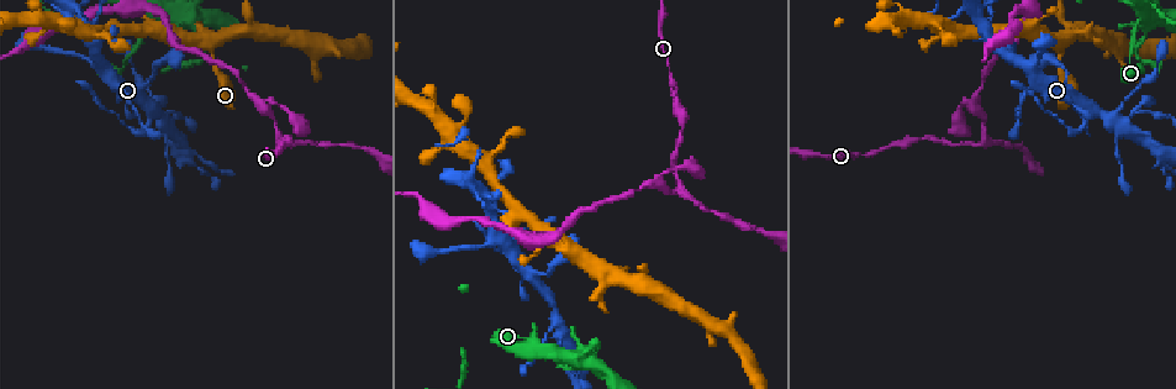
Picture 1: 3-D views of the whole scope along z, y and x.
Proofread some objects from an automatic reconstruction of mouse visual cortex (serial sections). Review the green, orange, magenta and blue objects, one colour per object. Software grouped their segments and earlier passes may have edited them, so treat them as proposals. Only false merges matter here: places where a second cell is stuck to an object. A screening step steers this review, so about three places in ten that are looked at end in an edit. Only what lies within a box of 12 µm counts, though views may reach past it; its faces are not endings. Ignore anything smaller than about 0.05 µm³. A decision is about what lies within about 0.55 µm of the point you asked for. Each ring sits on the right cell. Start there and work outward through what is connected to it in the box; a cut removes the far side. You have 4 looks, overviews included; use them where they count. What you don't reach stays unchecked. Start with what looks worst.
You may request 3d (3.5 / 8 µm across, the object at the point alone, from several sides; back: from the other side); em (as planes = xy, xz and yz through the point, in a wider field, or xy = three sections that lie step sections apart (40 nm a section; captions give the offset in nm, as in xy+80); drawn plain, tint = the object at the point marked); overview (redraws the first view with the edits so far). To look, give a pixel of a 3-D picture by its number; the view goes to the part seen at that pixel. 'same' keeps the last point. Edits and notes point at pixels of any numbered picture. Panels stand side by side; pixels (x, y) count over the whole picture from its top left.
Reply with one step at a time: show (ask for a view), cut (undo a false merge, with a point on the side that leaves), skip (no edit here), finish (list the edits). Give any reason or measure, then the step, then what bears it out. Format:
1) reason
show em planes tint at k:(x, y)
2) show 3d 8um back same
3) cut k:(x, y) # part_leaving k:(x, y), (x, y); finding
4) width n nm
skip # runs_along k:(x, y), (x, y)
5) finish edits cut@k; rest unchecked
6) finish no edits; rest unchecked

sharp bend
show 3d 3.5um back at 1:(549, 294)

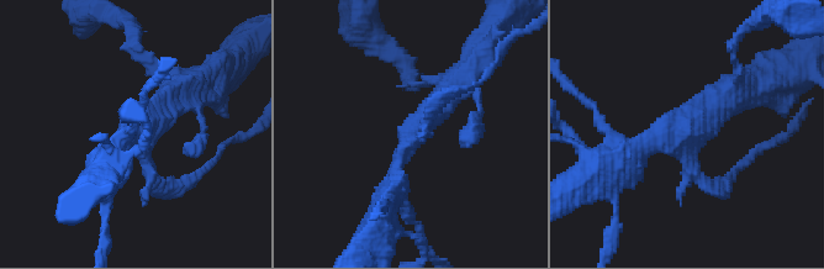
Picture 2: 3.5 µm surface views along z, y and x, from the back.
show em xy step 5 tint at 2:(138, 135)

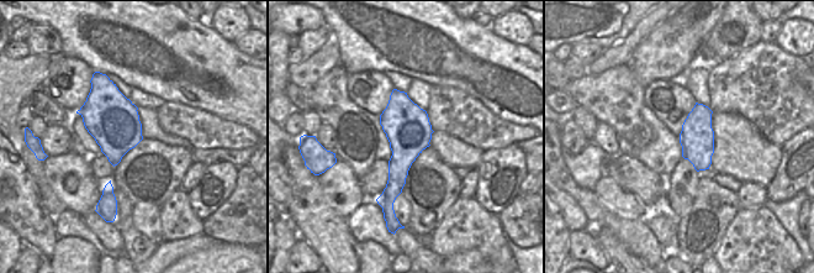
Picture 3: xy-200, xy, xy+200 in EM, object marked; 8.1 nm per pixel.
skip # one cell here

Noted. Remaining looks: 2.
show 3d 3.5um at 1:(679, 189)

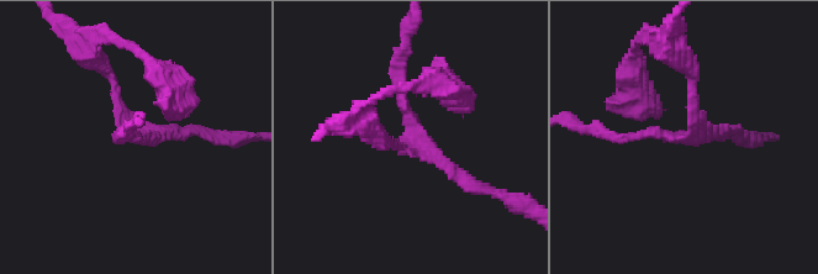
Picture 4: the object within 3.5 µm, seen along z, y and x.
arms 3; arm_widths 150, 150, 200 nm
show em xy step 5 tint at 4:(683, 139)

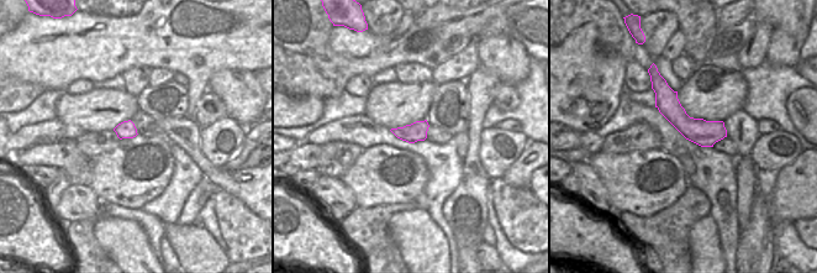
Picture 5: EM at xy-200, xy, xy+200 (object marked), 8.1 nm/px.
skip # runs_along 4:(607, 135), (689, 138), (689, 70); one cell here

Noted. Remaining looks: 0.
finish no edits; rest unchecked

